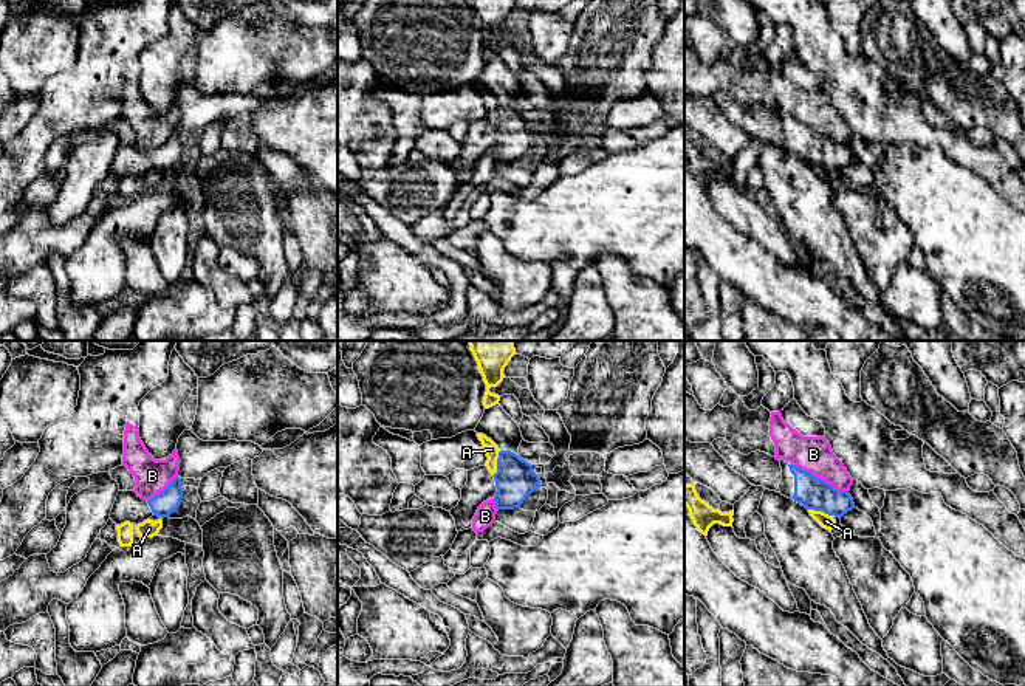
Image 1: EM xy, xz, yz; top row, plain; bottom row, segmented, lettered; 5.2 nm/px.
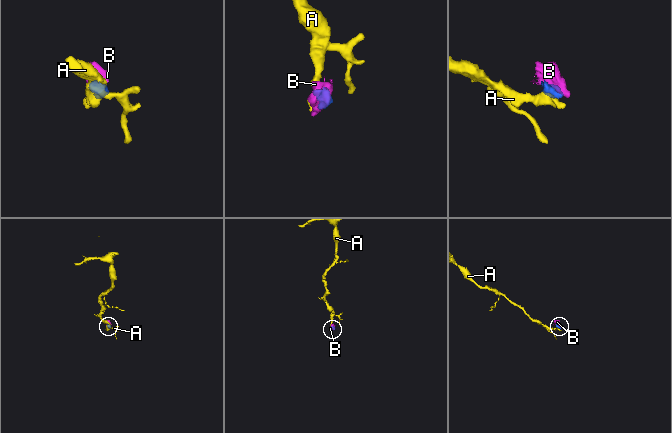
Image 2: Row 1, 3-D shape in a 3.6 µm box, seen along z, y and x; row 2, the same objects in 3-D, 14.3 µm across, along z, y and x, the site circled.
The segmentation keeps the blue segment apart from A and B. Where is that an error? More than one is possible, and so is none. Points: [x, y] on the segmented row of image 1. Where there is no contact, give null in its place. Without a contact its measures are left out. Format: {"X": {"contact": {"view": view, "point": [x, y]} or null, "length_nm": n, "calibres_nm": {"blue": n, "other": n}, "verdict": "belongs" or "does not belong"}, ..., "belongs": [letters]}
{"A": {"contact": {"view": "yz", "point": [821, 510]}, "length_nm": 140, "calibres_nm": {"blue": 160, "other": 70}, "verdict": "does not belong"}, "B": {"contact": {"view": "yz", "point": [819, 479]}, "length_nm": 320, "calibres_nm": {"blue": 160, "other": 190}, "verdict": "does not belong"}, "belongs": []}

